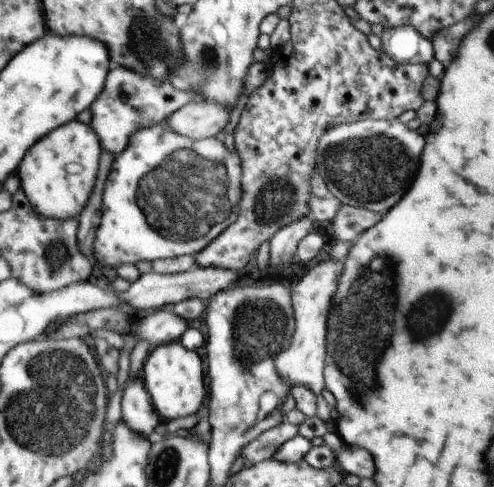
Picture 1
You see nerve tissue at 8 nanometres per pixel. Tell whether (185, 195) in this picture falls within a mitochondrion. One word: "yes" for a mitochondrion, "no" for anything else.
yes

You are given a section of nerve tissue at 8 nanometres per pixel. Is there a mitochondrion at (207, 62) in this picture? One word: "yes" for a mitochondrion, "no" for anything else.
yes

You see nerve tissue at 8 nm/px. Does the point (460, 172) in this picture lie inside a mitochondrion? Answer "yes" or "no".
no

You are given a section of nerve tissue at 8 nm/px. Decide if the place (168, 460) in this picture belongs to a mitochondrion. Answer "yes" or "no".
yes

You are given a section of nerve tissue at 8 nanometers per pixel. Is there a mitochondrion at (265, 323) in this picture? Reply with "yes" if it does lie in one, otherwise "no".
yes

